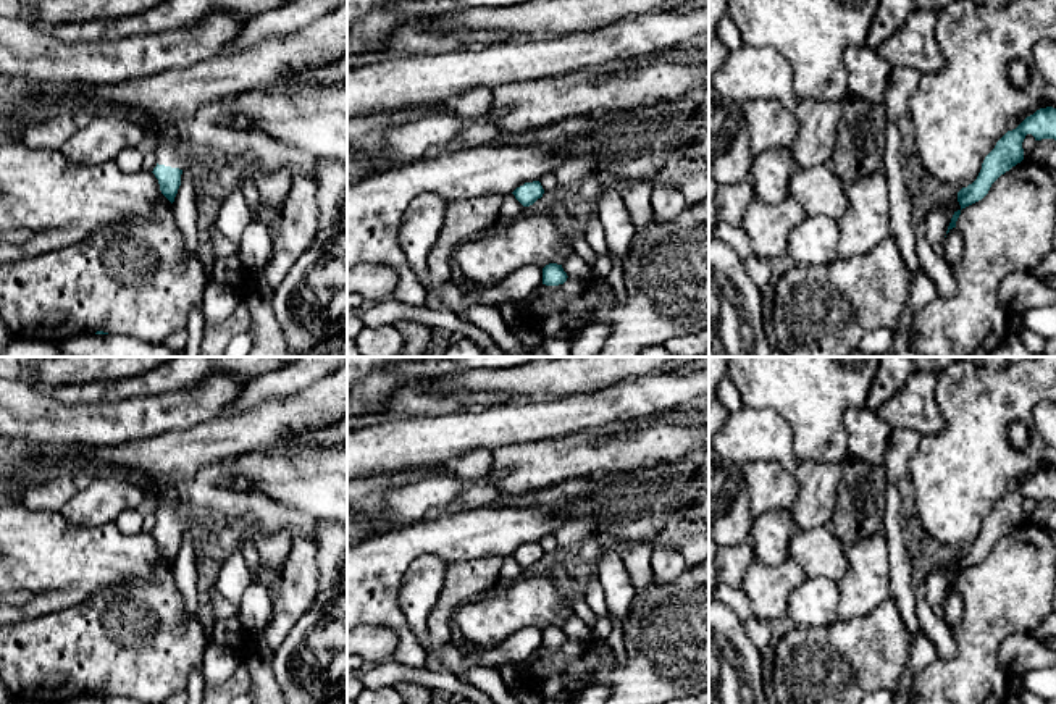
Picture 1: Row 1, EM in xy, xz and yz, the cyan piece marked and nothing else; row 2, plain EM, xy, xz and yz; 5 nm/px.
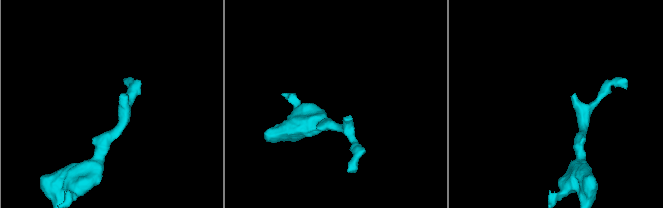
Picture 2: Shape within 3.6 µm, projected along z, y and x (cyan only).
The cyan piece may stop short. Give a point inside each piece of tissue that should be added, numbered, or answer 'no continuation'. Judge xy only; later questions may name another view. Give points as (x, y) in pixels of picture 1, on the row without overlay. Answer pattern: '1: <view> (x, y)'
1: xy (171, 459)

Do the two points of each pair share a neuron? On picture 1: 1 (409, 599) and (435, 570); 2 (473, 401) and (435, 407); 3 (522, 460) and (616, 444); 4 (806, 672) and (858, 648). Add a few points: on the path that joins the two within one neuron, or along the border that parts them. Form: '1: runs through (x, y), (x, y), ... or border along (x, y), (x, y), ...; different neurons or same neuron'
1: runs through (415, 593), (428, 577); same neuron
2: runs through (464, 401), (444, 404); same neuron
3: runs through (544, 460), (557, 460), (593, 451); same neuron
4: runs through (819, 672), (825, 672), (845, 661); same neuron

